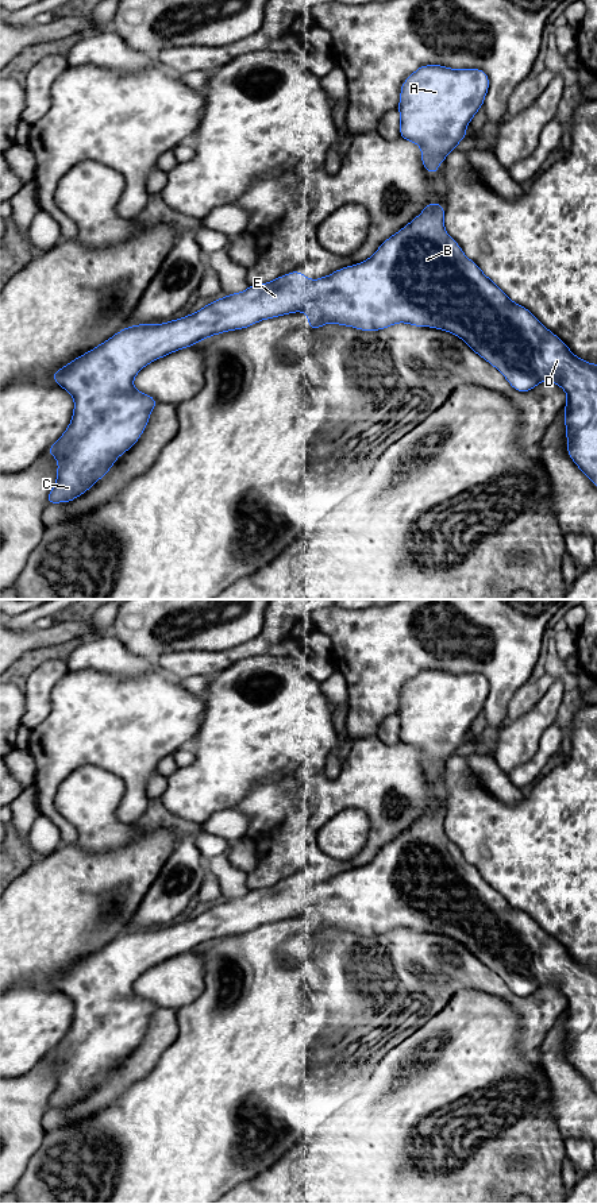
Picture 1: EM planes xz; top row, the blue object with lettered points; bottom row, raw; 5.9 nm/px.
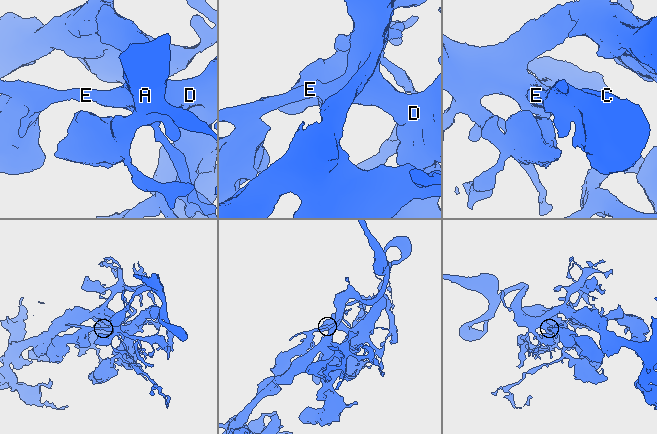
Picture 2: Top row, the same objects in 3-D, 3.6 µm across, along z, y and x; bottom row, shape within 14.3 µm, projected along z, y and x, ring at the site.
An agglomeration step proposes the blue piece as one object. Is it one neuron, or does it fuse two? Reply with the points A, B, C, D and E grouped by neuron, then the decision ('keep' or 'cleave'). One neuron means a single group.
groups A B C D E; keep

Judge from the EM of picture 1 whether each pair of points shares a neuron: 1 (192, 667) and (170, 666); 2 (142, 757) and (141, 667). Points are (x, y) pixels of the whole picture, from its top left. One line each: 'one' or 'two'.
1: one
2: two

